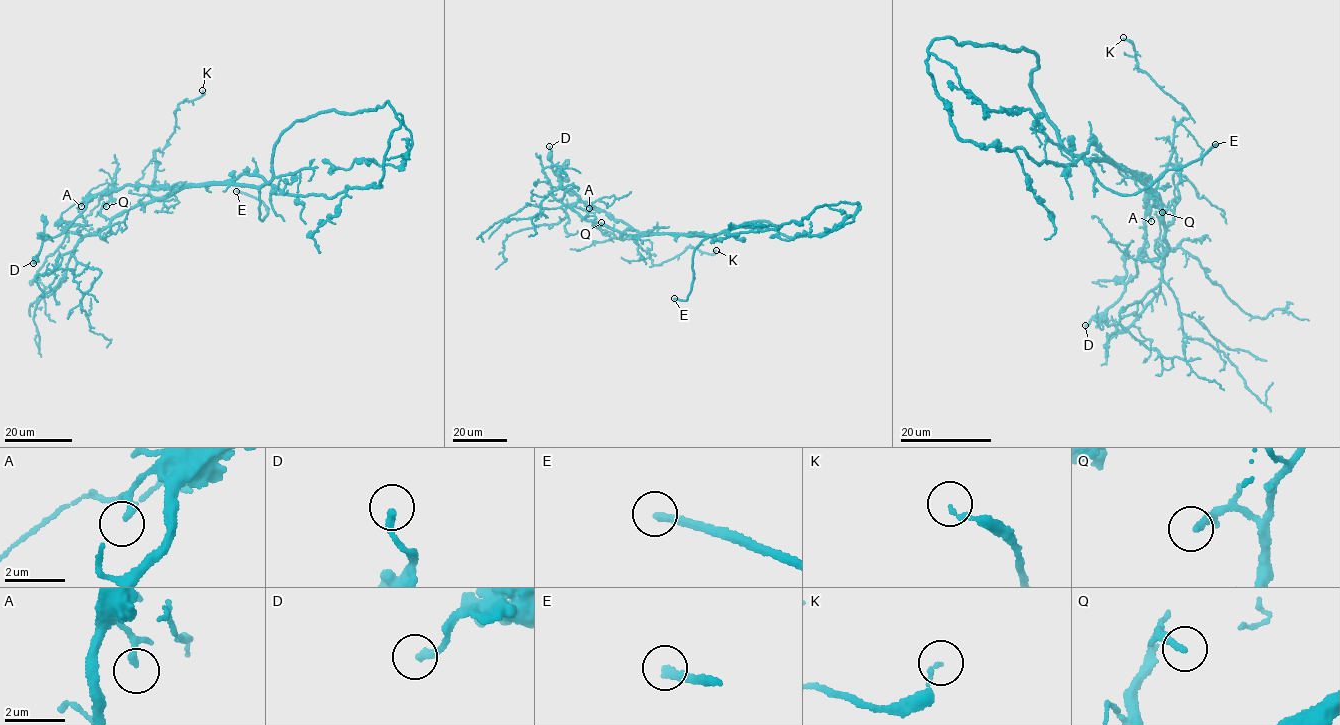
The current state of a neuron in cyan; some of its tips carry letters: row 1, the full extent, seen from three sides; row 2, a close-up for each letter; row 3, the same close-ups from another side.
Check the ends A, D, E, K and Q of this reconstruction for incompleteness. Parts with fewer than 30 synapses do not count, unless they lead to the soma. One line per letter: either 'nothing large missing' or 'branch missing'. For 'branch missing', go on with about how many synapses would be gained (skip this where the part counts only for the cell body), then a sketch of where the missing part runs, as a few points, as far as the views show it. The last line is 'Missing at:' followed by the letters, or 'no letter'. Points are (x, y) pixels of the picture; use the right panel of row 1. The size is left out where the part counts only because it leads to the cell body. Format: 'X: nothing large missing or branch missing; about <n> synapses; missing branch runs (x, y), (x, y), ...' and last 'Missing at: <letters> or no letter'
A: nothing large missing
D: nothing large missing
E: branch missing; missing branch runs (1215, 144), (1229, 141), (1239, 133), (1246, 140), (1242, 138), (1230, 149), (1216, 151), (1217, 154)
K: nothing large missing
Q: branch missing; about 40 synapses; missing branch runs (1162, 212), (1144, 214), (1135, 211), (1114, 229), (1096, 233), (1082, 227), (1085, 232)
Missing at: E, Q

